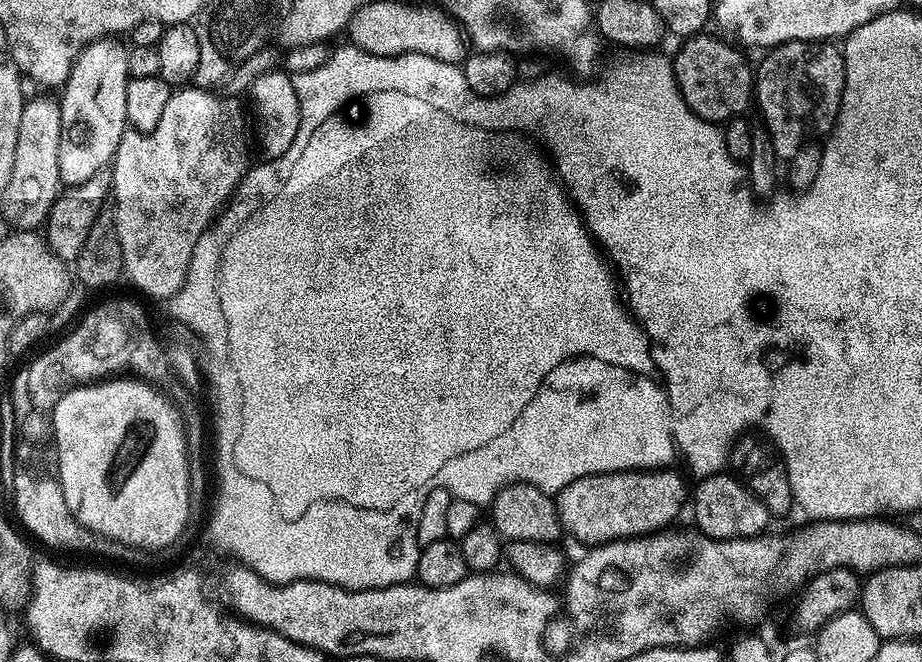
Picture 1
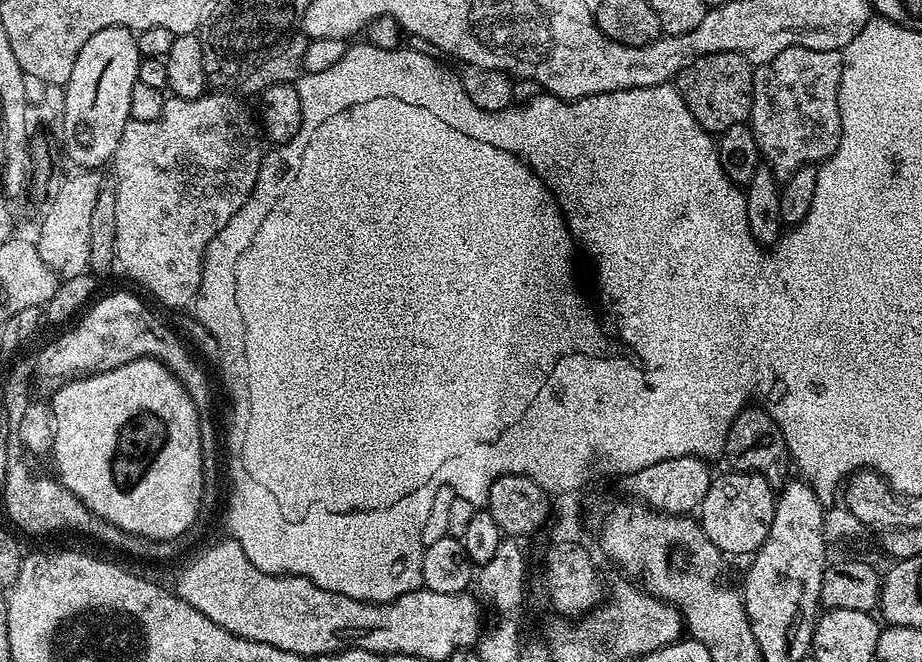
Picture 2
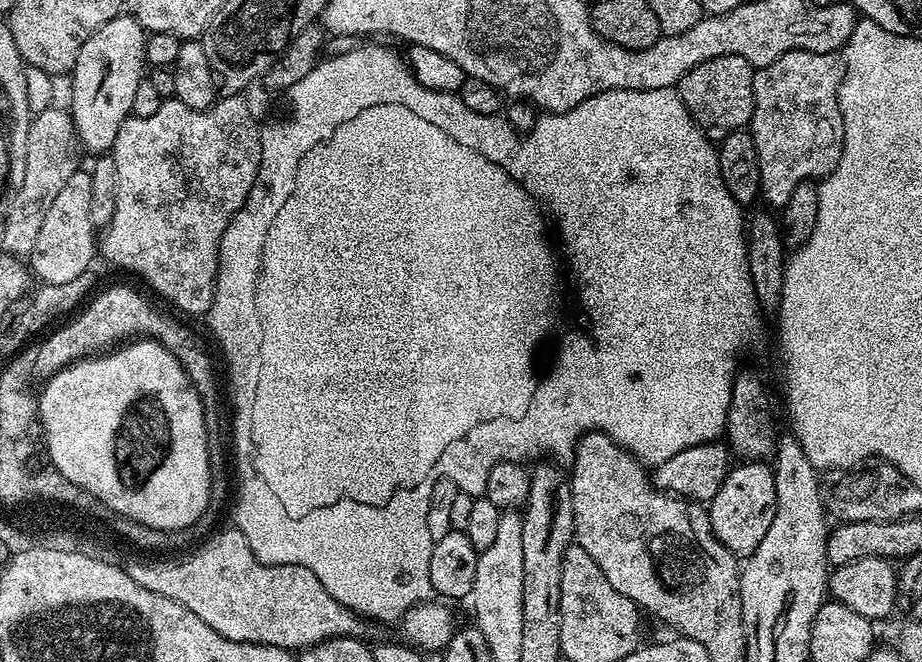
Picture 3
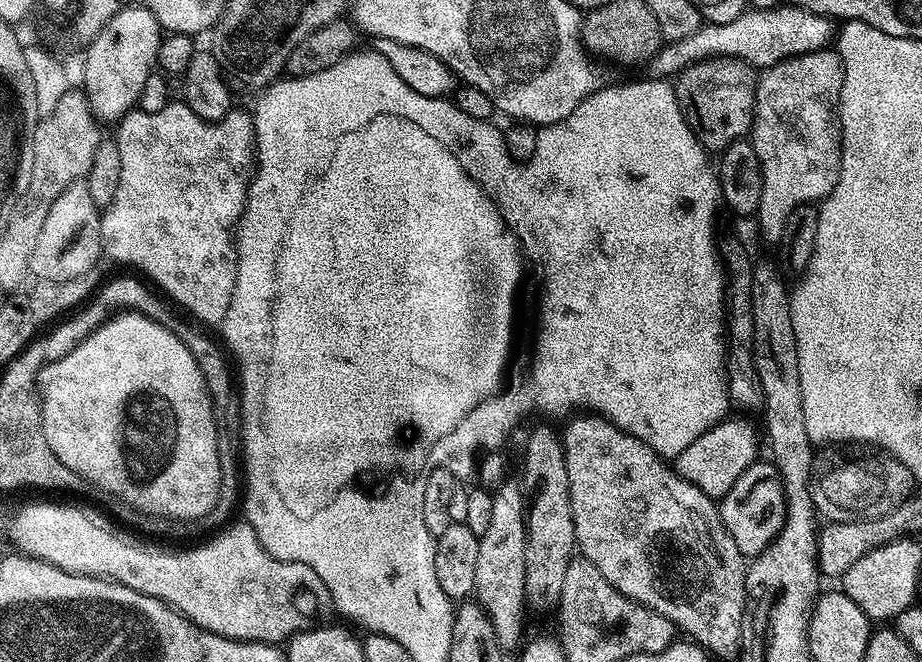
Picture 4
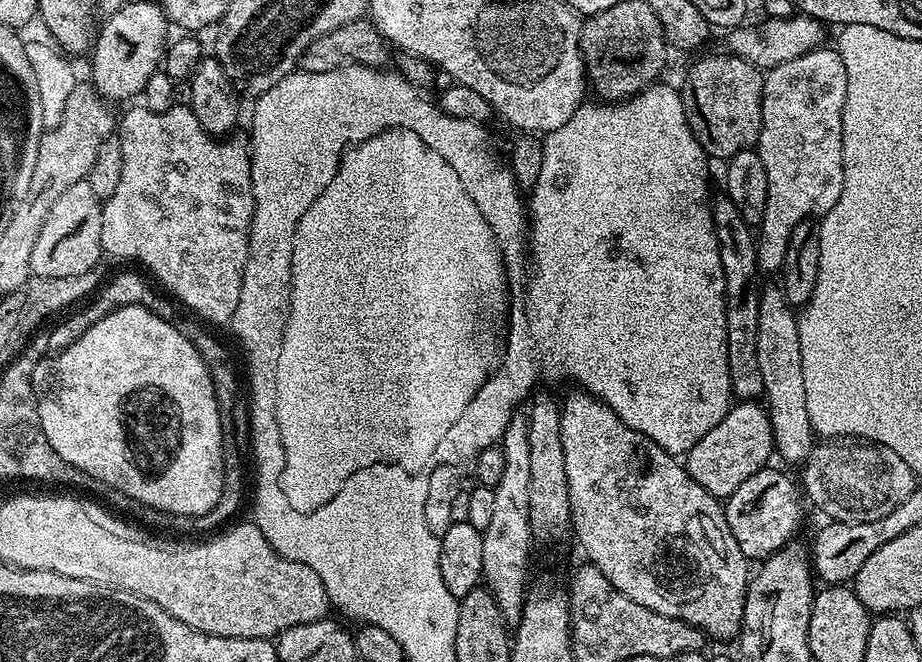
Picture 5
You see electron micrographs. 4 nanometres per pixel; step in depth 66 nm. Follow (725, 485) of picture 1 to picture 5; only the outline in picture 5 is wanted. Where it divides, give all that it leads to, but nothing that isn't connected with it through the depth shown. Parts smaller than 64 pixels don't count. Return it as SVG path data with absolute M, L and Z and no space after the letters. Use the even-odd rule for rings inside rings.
M765 466L754 474L750 474L750 478L746 478L746 482L742 482L742 486L738 486L738 490L734 490L734 494L727 496L726 503L723 505L728 529L730 534L734 534L734 542L738 542L738 550L742 550L742 554L752 562L767 560L779 548L783 548L785 544L789 543L795 537L792 535L795 534L796 523L800 520L800 500L802 504L802 496L797 485L795 488L792 485L791 478L786 473L779 472L778 469L772 467Z

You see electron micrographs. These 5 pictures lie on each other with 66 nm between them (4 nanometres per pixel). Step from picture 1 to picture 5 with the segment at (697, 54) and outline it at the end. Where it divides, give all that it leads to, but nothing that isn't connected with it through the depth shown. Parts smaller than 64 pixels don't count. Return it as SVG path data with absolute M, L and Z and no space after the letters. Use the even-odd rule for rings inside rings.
M727 50L716 52L713 56L704 56L696 60L688 68L684 76L684 113L688 119L694 138L698 138L709 157L717 156L720 162L727 162L738 150L755 148L756 139L760 137L762 122L762 86L764 77L761 69L755 68L741 56L734 56Z

